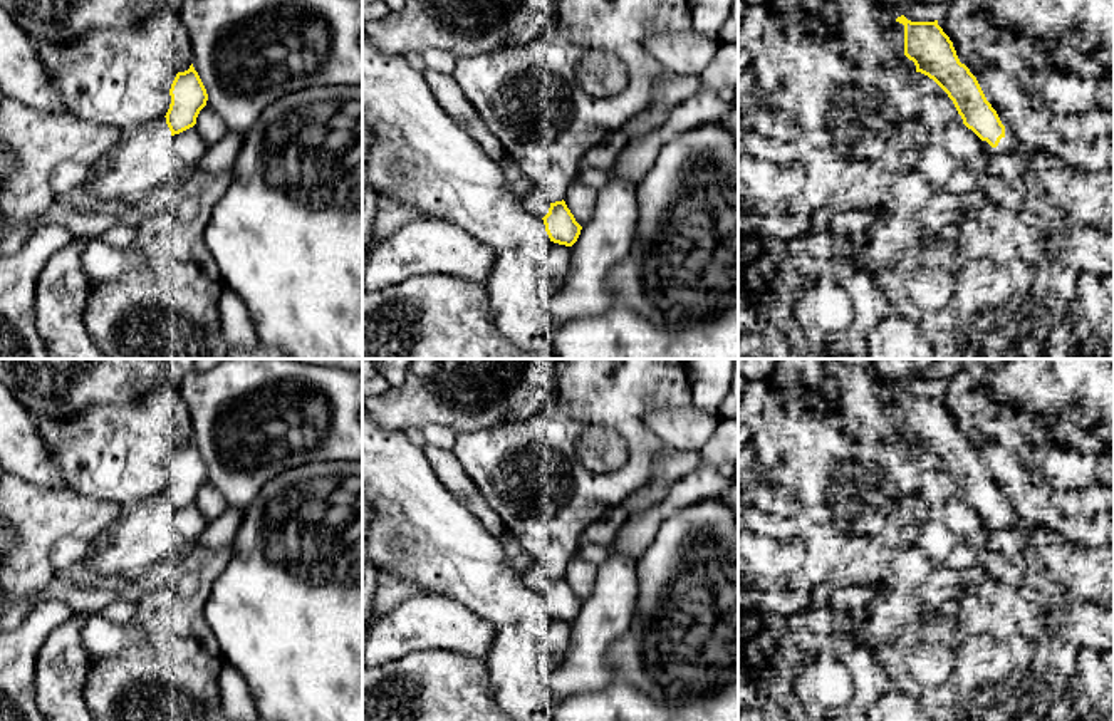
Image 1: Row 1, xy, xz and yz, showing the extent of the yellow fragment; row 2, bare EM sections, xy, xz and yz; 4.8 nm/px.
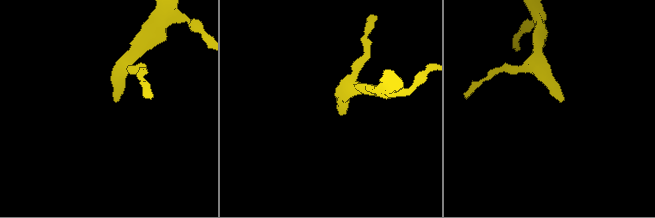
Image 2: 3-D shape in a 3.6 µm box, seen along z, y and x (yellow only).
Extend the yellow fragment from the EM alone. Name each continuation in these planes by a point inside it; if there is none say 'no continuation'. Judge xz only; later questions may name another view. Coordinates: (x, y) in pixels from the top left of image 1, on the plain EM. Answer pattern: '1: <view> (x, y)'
1: xz (536, 579)

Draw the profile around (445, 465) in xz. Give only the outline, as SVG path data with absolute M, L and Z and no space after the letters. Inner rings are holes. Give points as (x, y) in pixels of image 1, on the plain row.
M424 444L423 449L440 483L466 506L488 533L500 538L507 532L503 515L487 503L455 453L431 444Z

